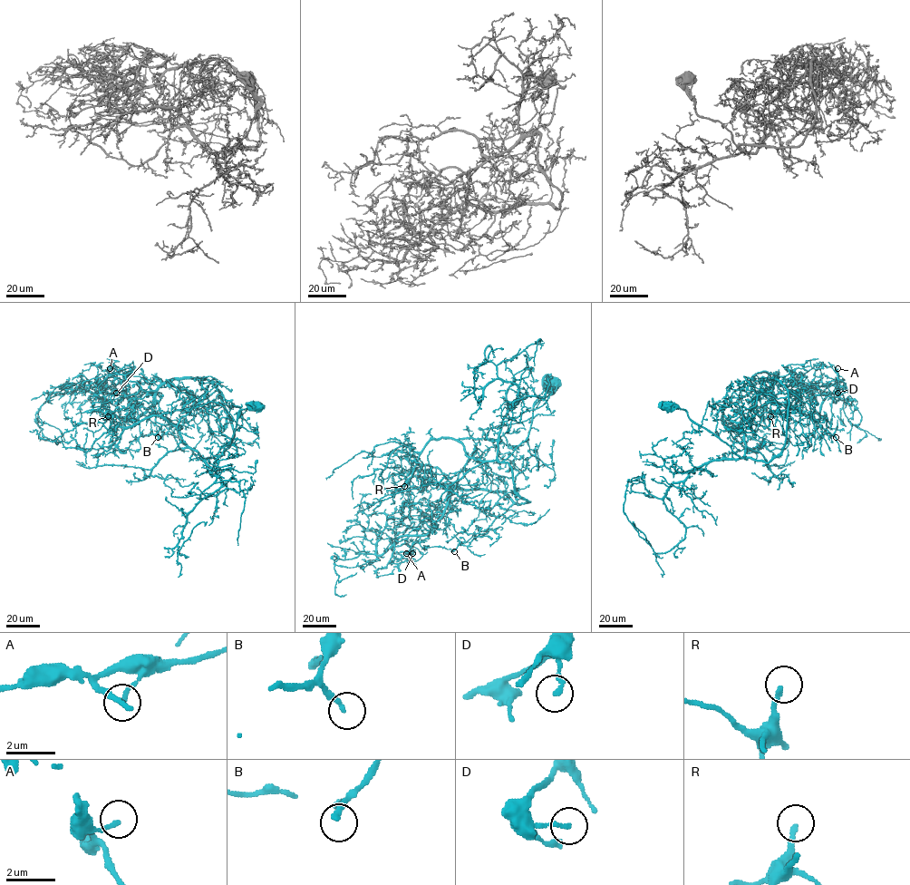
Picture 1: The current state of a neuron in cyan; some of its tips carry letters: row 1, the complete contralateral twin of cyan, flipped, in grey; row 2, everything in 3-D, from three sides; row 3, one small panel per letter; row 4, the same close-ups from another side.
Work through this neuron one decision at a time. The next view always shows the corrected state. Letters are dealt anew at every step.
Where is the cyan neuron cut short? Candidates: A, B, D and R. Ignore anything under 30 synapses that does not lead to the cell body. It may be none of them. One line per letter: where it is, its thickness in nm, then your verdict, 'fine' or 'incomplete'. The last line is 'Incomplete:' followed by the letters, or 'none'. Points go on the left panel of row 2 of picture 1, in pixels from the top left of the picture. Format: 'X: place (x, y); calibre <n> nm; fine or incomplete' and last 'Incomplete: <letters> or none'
A: place (110, 368); calibre 150 nm; fine
B: place (158, 437); calibre 200 nm; incomplete
D: place (116, 393); calibre 180 nm; fine
R: place (108, 416); calibre 170 nm; fine
Incomplete: B

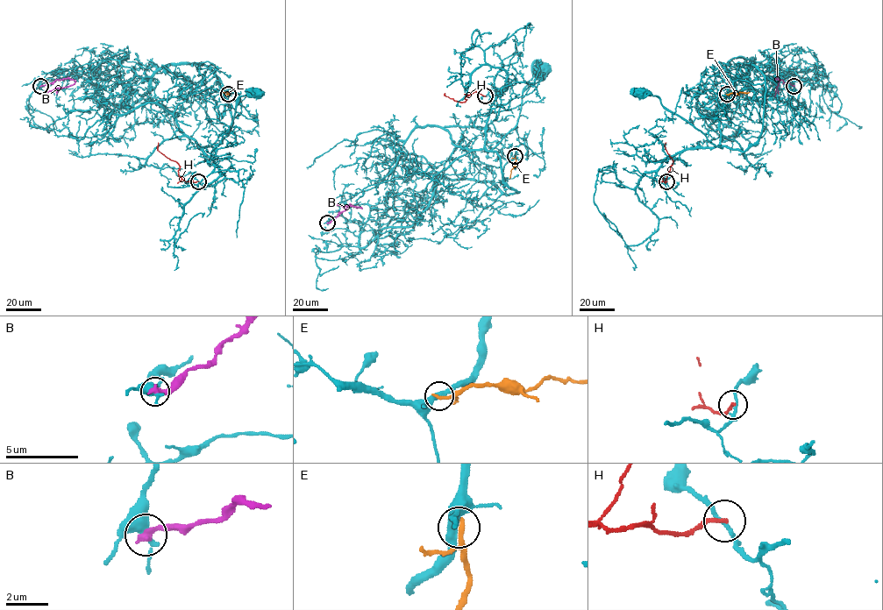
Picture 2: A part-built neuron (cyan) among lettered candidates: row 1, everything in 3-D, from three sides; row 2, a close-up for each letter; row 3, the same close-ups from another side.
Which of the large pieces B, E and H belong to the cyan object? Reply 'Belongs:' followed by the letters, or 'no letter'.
Belongs: no letter

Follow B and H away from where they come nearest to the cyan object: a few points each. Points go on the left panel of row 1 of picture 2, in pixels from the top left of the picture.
B: (40, 86), (64, 78), (75, 81), (66, 87), (55, 88), (44, 95)
H: (198, 181), (185, 181), (179, 174), (180, 166), (157, 149), (158, 142)

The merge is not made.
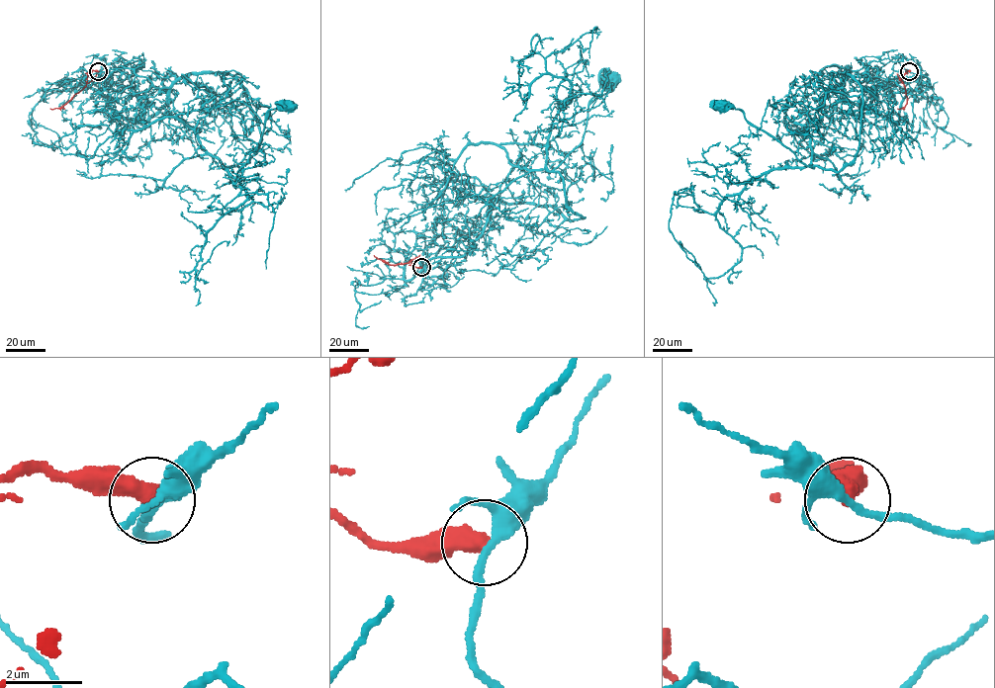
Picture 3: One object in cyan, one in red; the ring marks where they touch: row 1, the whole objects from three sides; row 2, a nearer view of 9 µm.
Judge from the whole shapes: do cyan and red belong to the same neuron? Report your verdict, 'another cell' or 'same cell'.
another cell

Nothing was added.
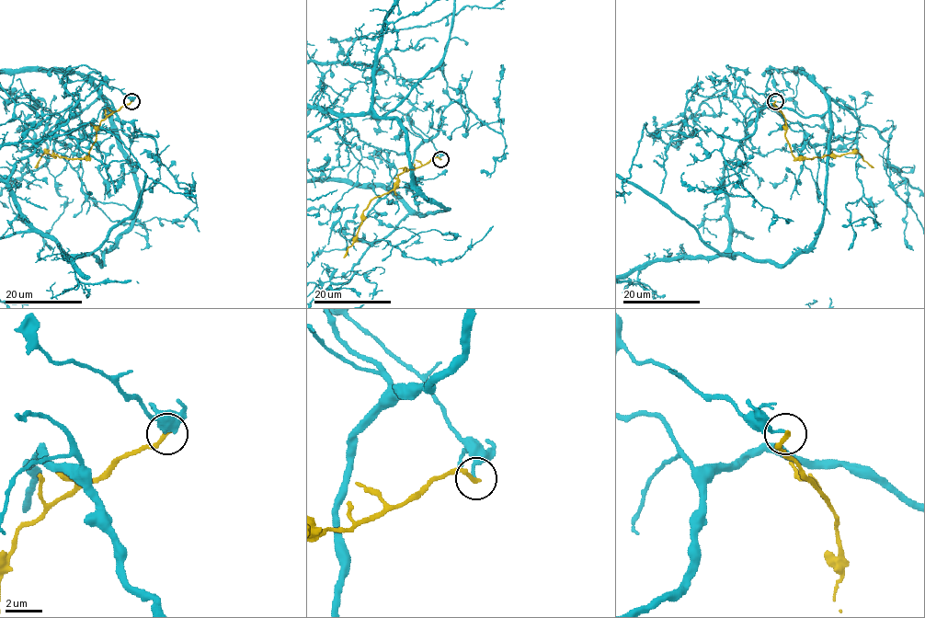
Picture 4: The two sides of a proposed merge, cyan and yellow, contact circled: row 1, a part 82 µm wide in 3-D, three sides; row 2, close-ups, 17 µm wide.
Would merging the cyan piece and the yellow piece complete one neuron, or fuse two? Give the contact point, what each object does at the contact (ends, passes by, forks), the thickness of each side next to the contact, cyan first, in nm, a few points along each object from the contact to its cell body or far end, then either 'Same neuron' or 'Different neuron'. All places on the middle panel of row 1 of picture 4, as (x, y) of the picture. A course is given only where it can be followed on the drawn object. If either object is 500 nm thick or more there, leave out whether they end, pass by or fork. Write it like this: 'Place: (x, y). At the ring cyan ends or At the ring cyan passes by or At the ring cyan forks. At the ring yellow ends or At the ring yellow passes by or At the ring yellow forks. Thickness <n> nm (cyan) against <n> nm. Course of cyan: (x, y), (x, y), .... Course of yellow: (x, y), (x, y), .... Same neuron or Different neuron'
Place: (440, 159). At the ring cyan ends. At the ring yellow ends. Thickness 160 nm (cyan) against 240 nm. Course of cyan: (440, 158), (410, 120), (421, 214), (446, 209), (386, 115), (439, 62). Course of yellow: (440, 158), (405, 169), (393, 189), (376, 196), (362, 212), (354, 242), (343, 257). Different neuron

